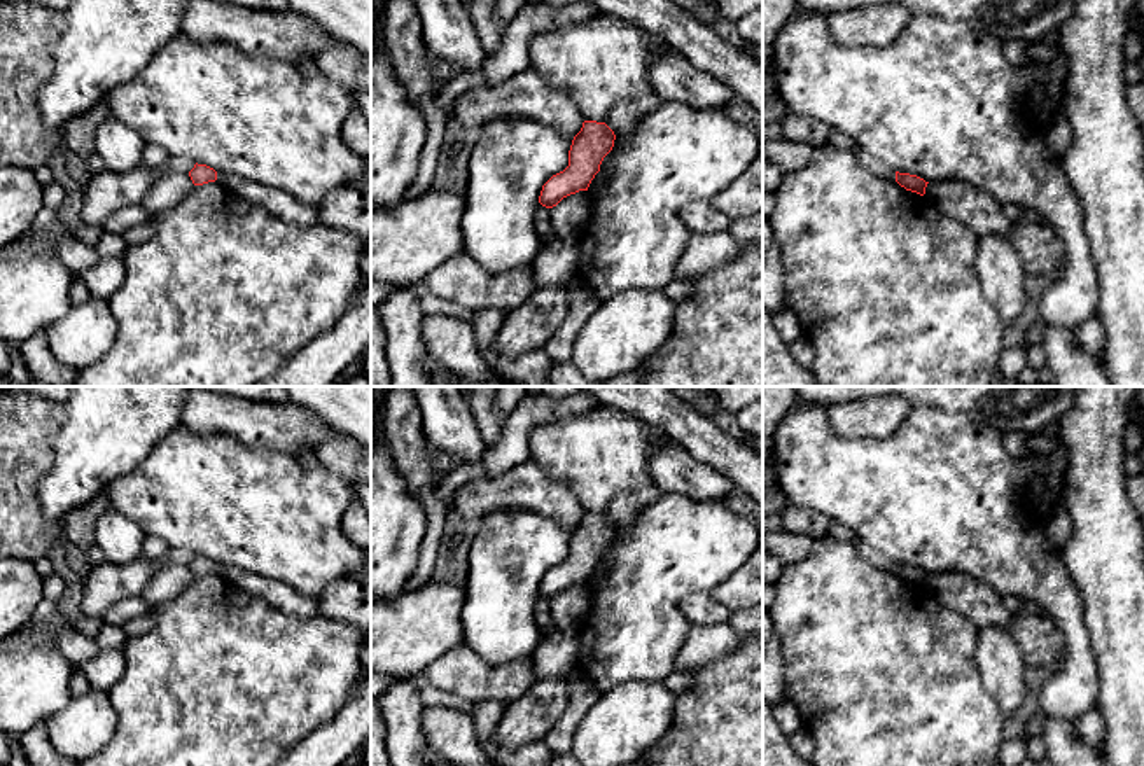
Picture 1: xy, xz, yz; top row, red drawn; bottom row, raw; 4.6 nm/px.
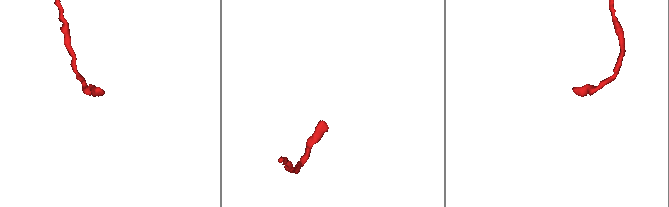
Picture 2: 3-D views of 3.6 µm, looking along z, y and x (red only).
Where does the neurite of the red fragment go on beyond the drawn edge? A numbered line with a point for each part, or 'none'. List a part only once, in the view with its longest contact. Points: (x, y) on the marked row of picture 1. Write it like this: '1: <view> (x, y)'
none

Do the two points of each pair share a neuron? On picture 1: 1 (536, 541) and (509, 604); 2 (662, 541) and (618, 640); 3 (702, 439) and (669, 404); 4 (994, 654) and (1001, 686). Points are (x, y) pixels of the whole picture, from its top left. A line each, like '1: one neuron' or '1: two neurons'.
1: one neuron
2: one neuron
3: one neuron
4: one neuron

